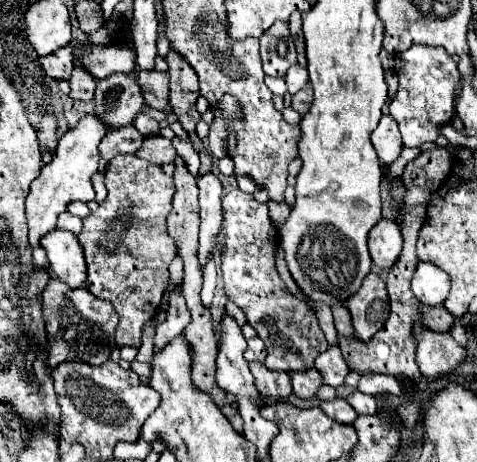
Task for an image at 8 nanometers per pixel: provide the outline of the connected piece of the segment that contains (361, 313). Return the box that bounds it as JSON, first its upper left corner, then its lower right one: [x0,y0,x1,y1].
[347,271,389,341]

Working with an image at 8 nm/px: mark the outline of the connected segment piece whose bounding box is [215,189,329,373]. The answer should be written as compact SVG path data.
M239 189L223 197L223 225L215 235L215 245L221 251L225 293L245 311L249 325L265 341L265 365L273 371L309 371L319 353L329 343L317 323L315 313L297 297L289 293L275 269L275 249L279 245L279 231L269 219L267 205L257 203L253 195Z

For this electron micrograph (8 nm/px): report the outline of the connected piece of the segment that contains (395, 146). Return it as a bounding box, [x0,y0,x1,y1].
[371,115,403,165]

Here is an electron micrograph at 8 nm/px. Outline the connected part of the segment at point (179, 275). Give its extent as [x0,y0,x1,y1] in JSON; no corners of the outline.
[167,255,183,295]

